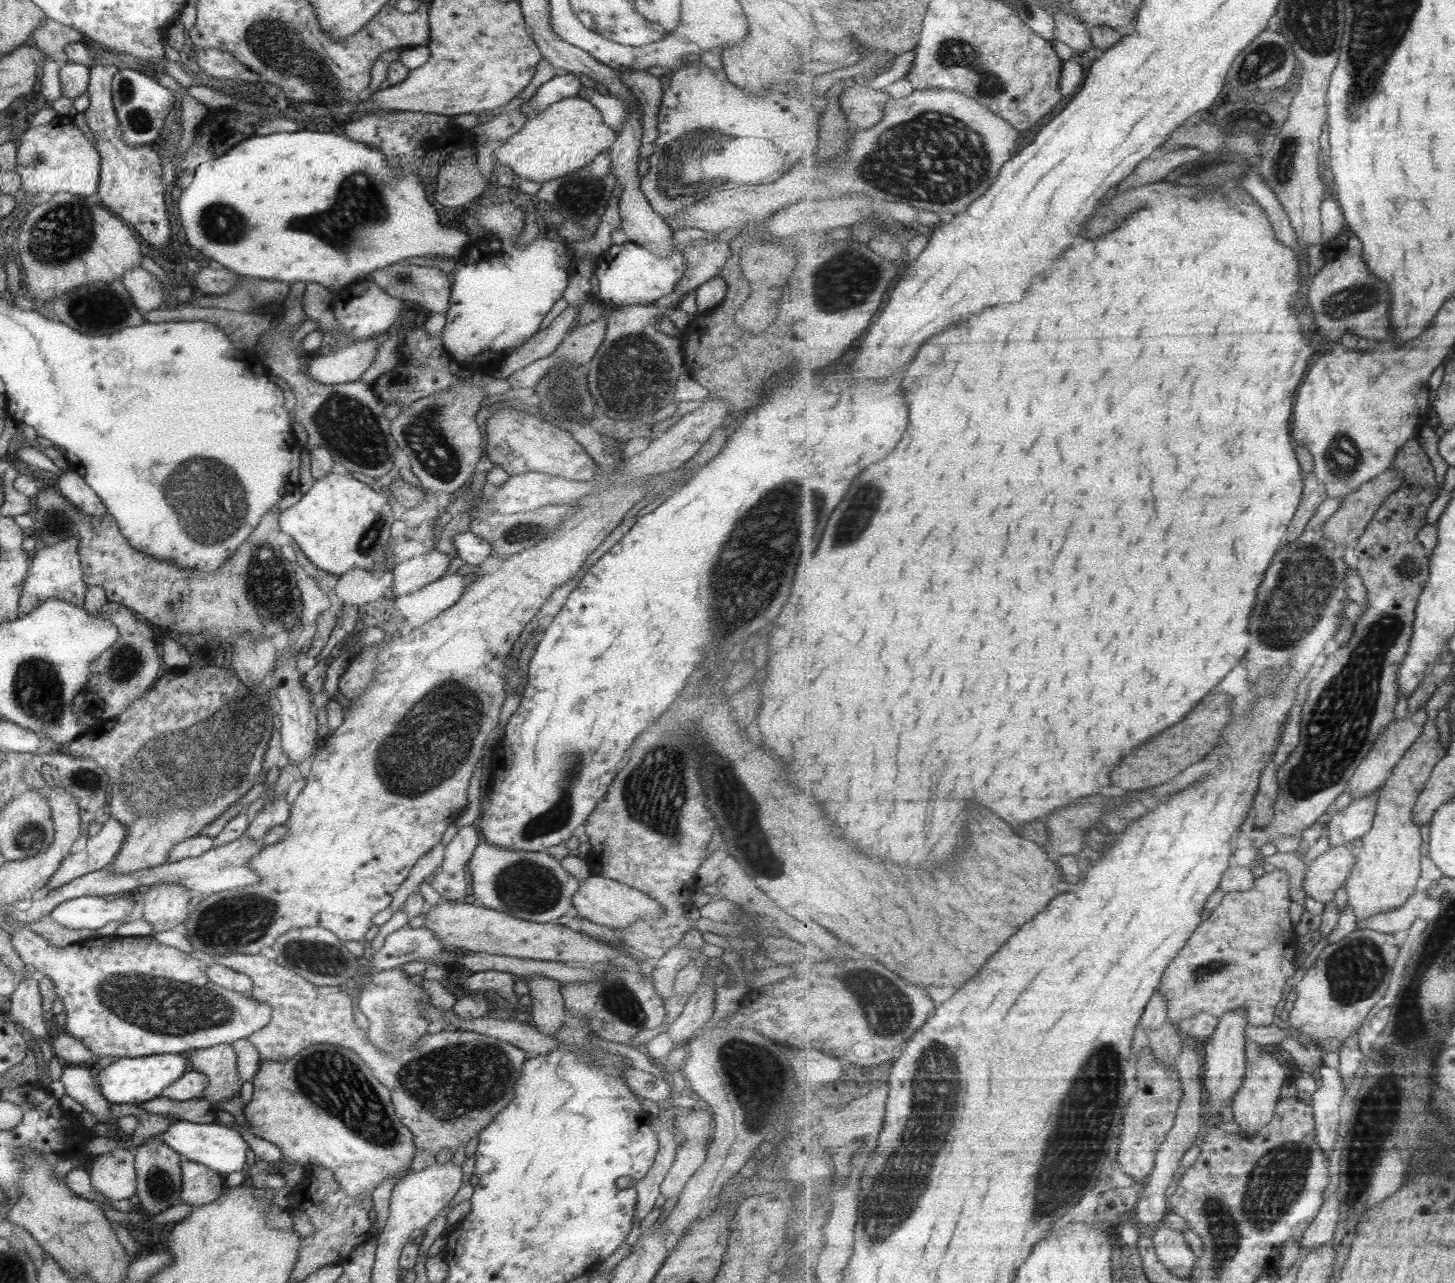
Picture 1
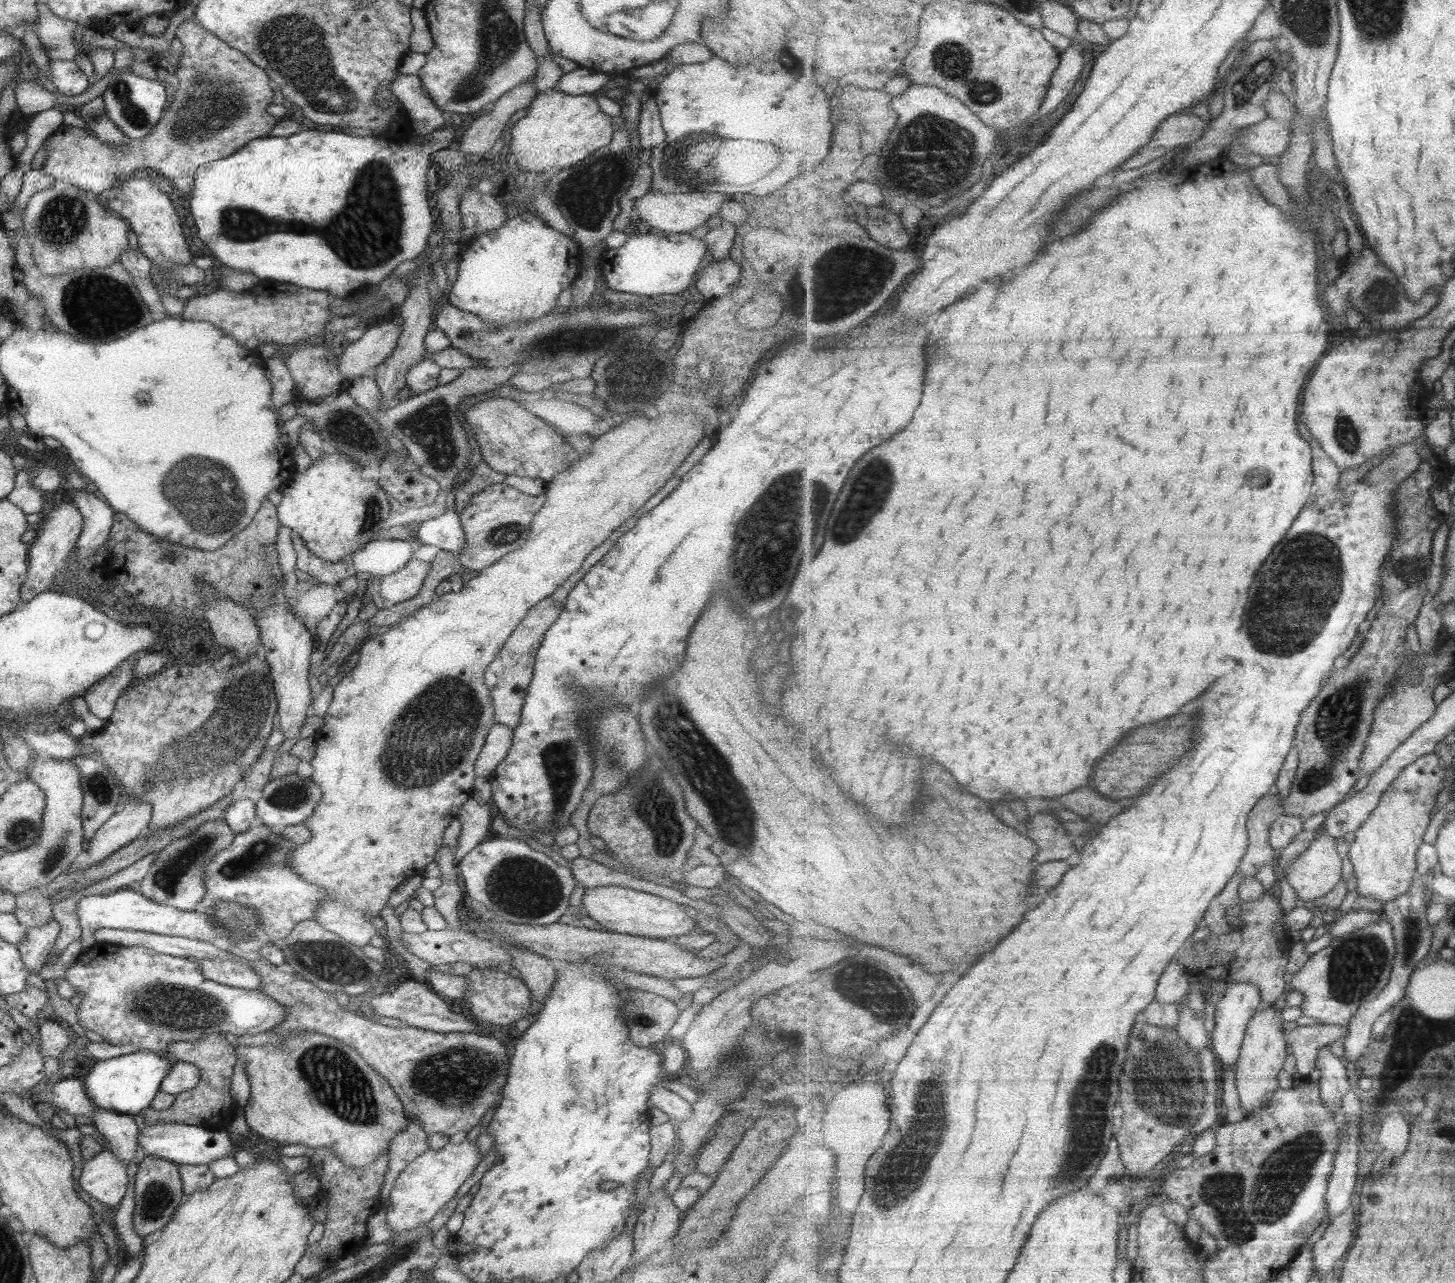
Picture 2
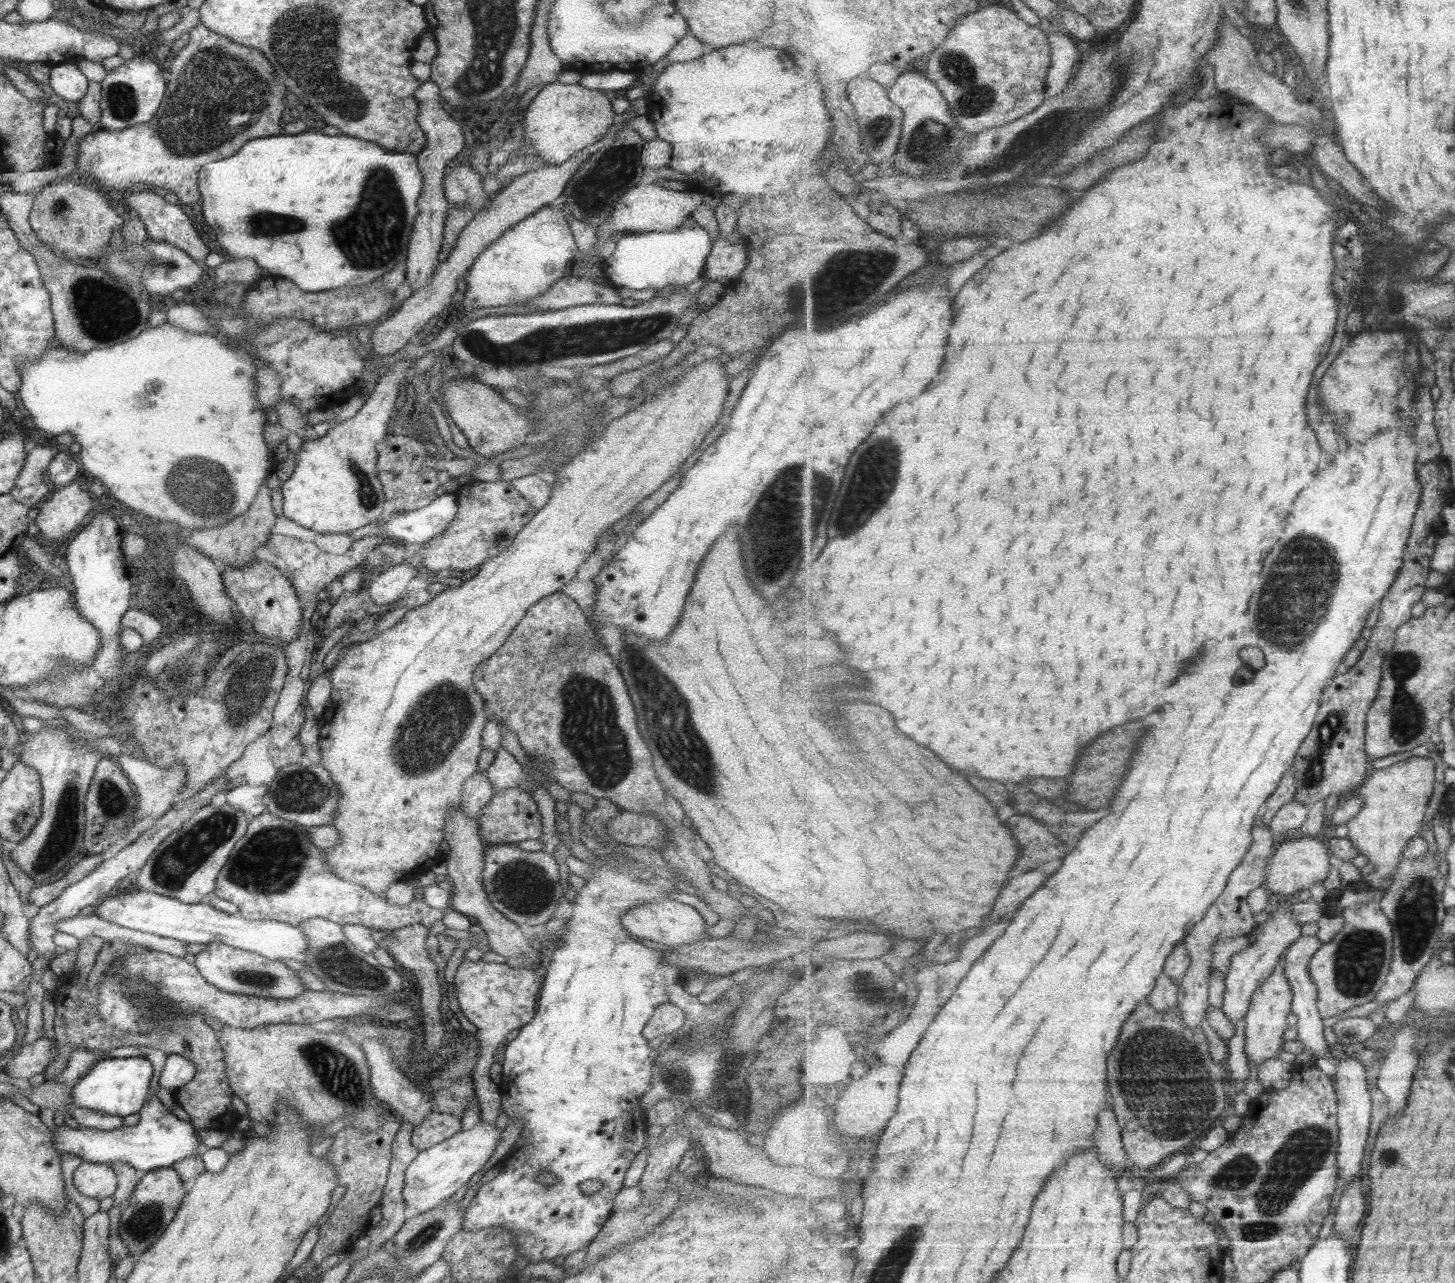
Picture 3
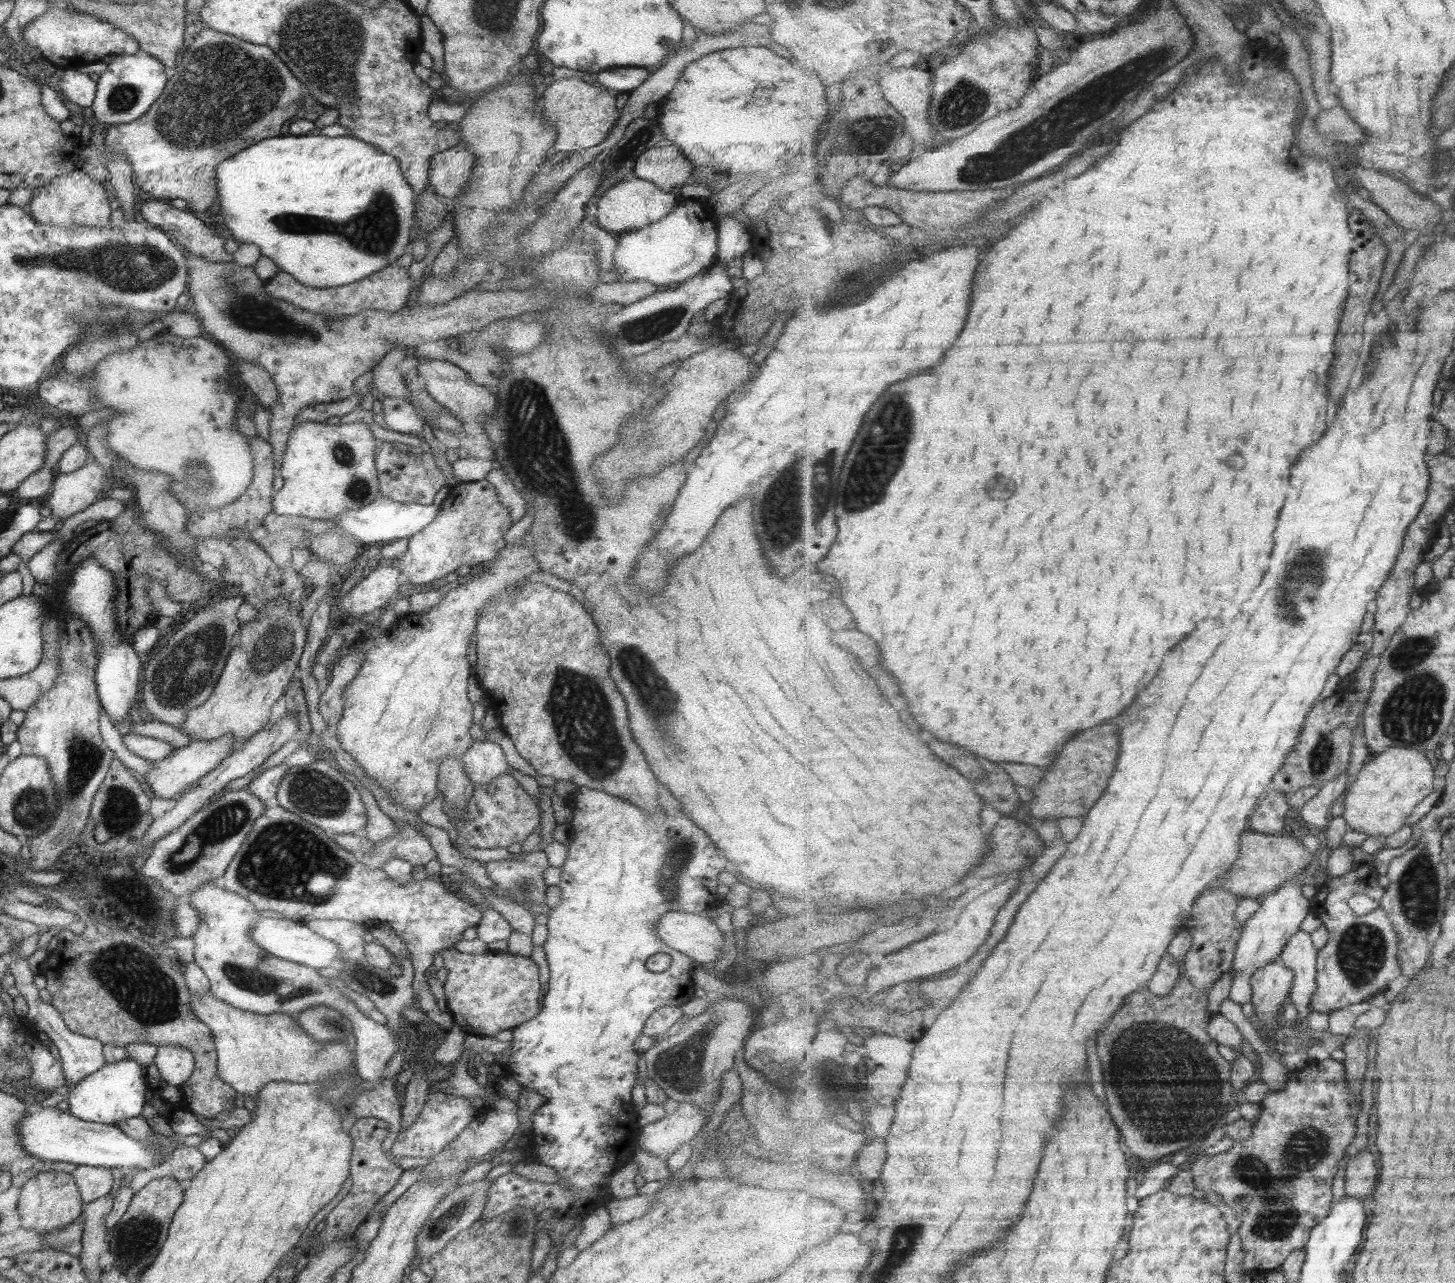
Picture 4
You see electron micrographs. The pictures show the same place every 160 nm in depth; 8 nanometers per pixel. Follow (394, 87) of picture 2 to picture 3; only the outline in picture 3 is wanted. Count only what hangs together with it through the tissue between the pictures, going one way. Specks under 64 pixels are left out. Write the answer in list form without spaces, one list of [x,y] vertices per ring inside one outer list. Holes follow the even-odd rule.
[[[425,81],[412,92],[416,100],[418,113],[416,121],[425,135],[424,148],[416,154],[416,163],[422,174],[422,189],[417,199],[417,216],[407,244],[405,256],[405,277],[412,293],[421,290],[431,279],[433,270],[438,266],[437,255],[440,252],[443,236],[443,223],[449,203],[444,197],[444,172],[452,164],[455,155],[463,148],[463,133],[459,124],[454,121],[439,103],[439,93],[434,82]]]

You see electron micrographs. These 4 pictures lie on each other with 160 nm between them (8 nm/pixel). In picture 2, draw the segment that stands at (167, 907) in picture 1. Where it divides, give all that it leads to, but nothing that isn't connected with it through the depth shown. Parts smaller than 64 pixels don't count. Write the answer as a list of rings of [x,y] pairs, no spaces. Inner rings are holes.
[[[223,818],[202,822],[197,830],[170,842],[165,849],[157,852],[142,881],[134,886],[135,889],[157,904],[191,911],[195,904],[207,895],[202,881],[202,867],[209,862],[209,858],[225,850],[234,836],[235,832],[225,824]]]

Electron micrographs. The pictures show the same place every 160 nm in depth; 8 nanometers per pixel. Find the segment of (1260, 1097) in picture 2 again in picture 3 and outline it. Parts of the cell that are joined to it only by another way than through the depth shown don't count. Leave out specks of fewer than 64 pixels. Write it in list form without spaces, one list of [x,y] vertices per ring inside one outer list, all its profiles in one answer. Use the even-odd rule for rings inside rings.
[[[1283,954],[1279,958],[1279,964],[1275,966],[1275,972],[1267,980],[1264,980],[1264,983],[1253,994],[1252,1005],[1244,1017],[1246,1023],[1246,1053],[1250,1058],[1250,1064],[1257,1065],[1258,1070],[1265,1060],[1277,1058],[1283,1051],[1283,1036],[1290,1028],[1287,1016],[1292,1013],[1294,995],[1292,985],[1285,972],[1285,963],[1285,955]]]

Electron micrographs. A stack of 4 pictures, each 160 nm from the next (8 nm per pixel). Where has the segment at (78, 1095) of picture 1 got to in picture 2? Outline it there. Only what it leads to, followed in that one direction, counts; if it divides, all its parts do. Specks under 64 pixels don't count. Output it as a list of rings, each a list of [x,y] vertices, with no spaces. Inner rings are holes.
[[[92,1103],[92,1122],[96,1132],[102,1135],[107,1148],[115,1158],[126,1166],[131,1164],[131,1158],[137,1148],[137,1126],[130,1115],[117,1114],[102,1109]]]

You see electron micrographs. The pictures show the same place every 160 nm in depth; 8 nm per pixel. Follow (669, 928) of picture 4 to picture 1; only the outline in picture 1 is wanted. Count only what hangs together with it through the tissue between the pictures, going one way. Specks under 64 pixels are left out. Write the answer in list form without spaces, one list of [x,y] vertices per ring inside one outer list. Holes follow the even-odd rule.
[[[591,874],[583,884],[574,890],[572,906],[577,914],[593,924],[608,928],[621,929],[637,919],[656,919],[660,915],[660,906],[642,892],[629,888],[625,884],[599,875]]]

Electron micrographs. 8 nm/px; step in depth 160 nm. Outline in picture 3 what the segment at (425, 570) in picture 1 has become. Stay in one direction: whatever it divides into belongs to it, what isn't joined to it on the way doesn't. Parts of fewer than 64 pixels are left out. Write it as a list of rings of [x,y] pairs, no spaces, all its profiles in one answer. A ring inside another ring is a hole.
[[[393,564],[387,570],[375,576],[370,584],[369,596],[375,604],[389,605],[407,594],[409,580],[415,578],[417,569],[402,564]]]

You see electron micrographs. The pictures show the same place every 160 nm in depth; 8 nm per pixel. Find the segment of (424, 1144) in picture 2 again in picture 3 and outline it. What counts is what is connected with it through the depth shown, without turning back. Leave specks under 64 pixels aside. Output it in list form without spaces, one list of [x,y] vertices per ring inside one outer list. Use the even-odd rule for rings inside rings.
[[[365,1038],[363,1041],[358,1041],[359,1045],[365,1053],[367,1066],[369,1067],[370,1089],[373,1096],[379,1099],[393,1111],[401,1116],[402,1122],[417,1126],[430,1111],[430,1096],[432,1092],[424,1092],[418,1084],[409,1081],[393,1064],[390,1059],[387,1047],[380,1043],[376,1038]]]

